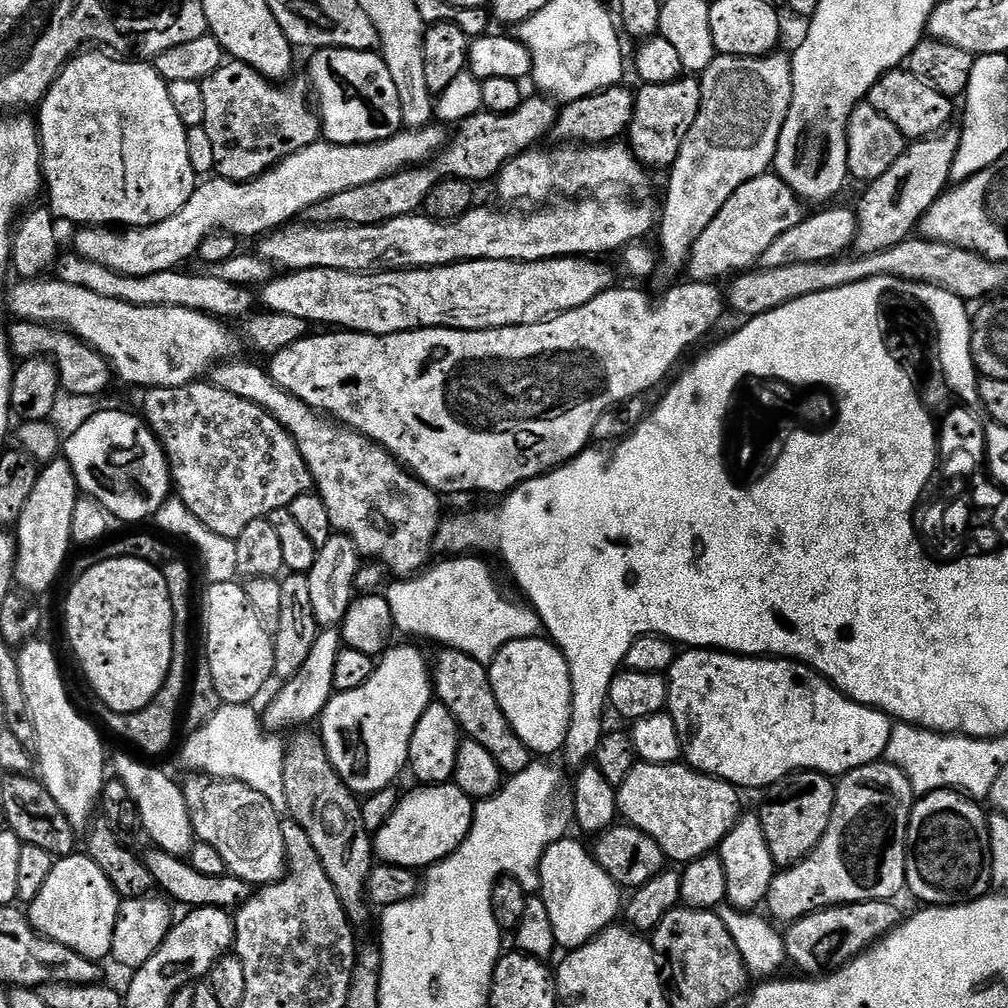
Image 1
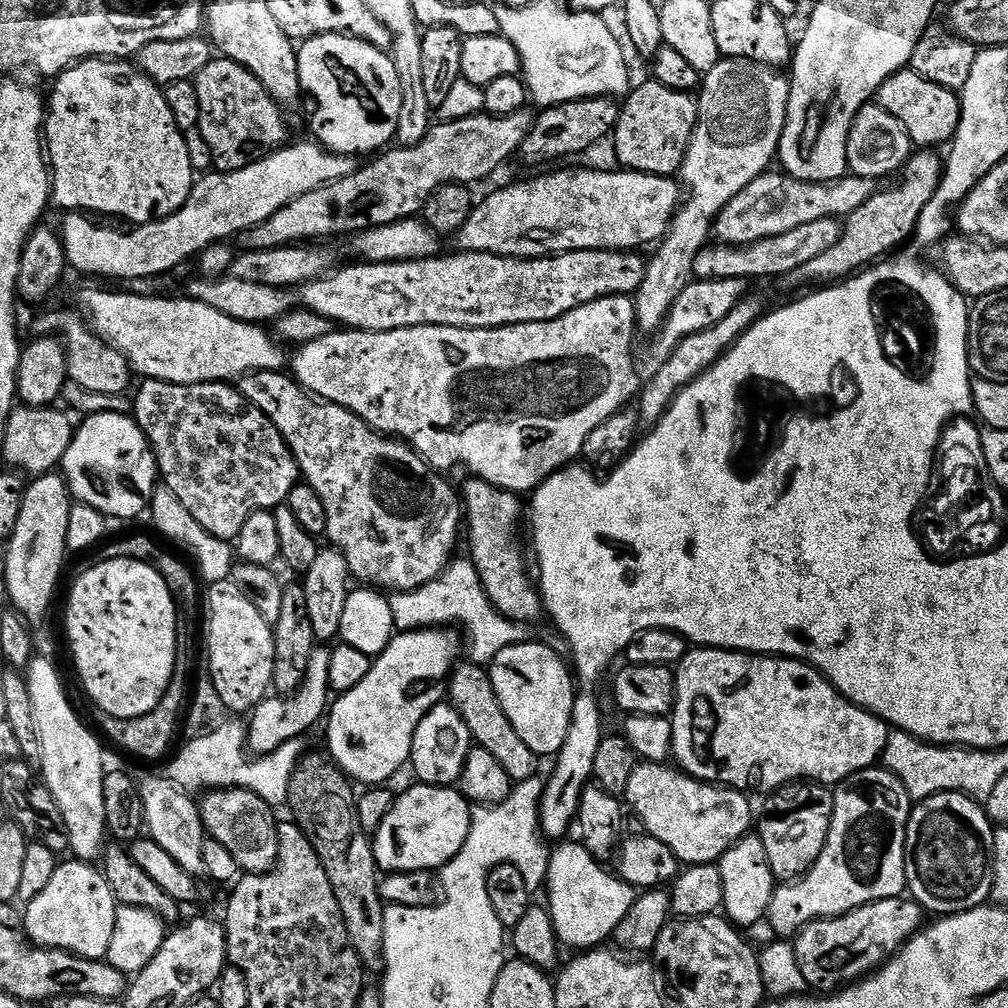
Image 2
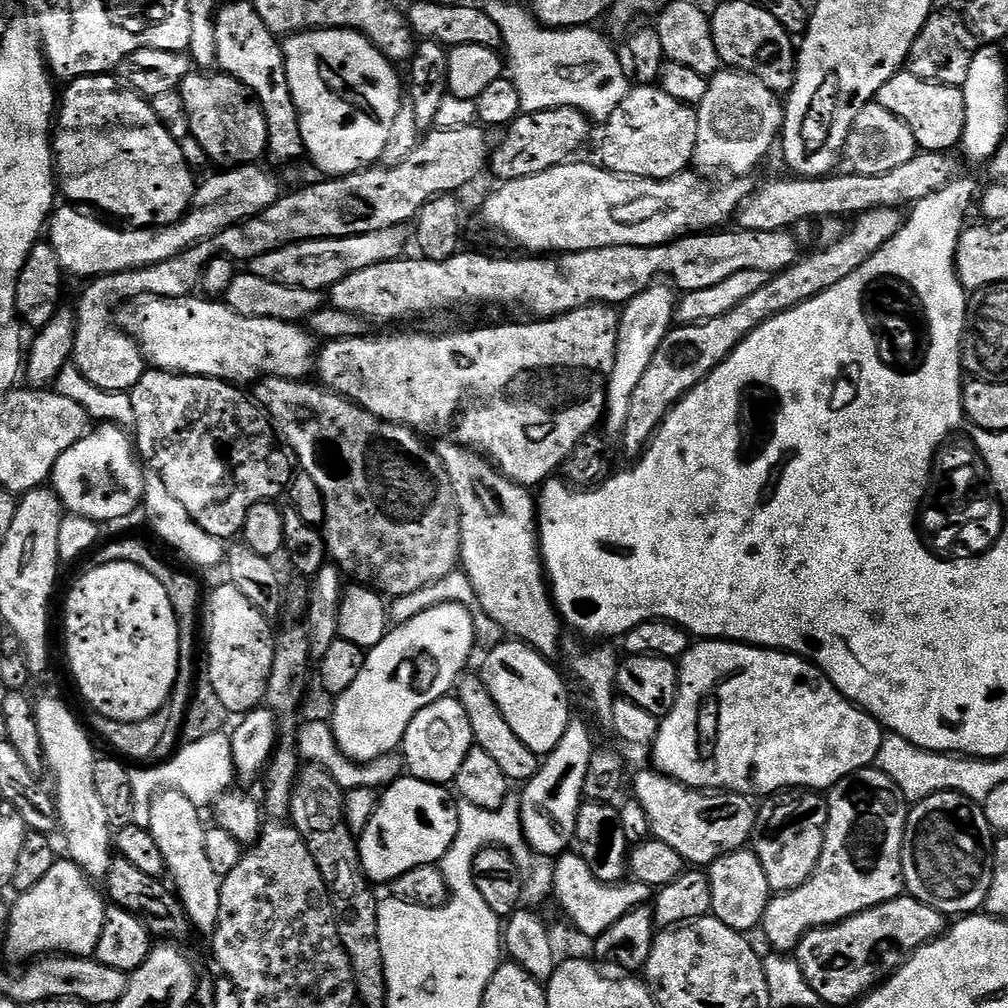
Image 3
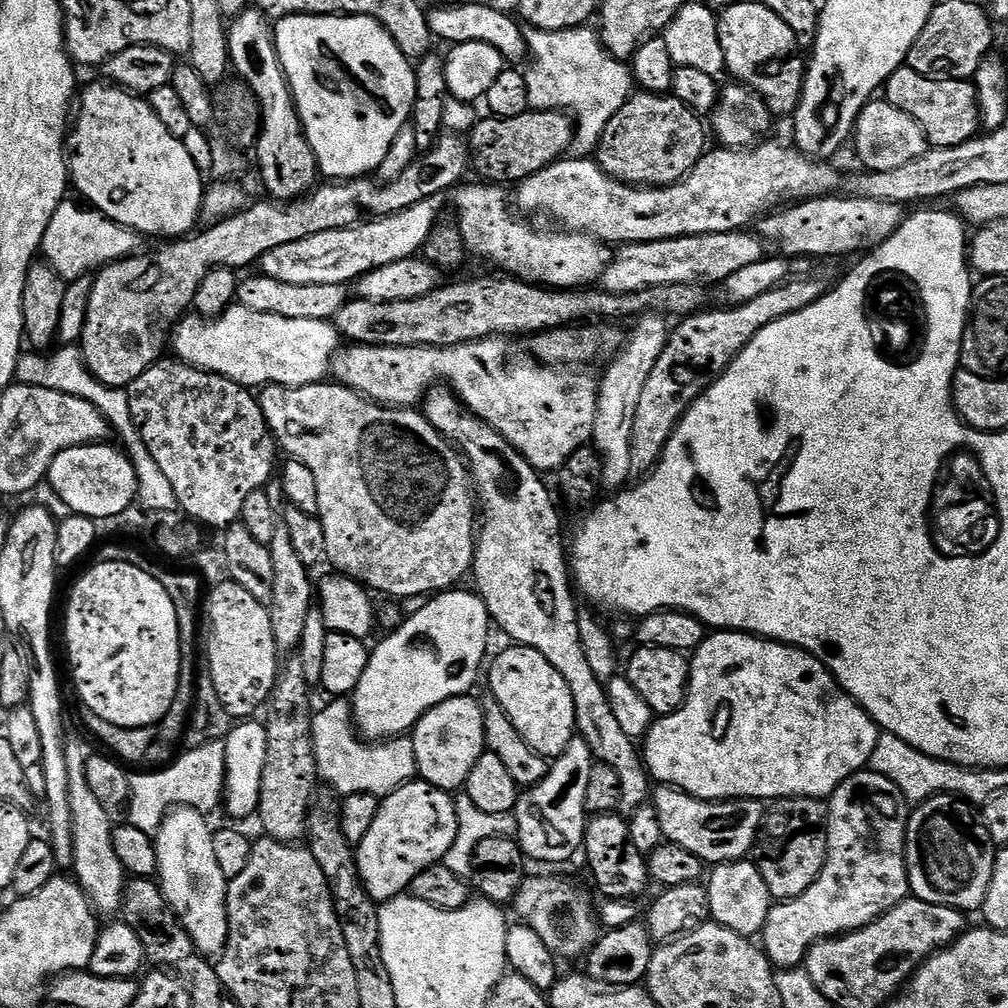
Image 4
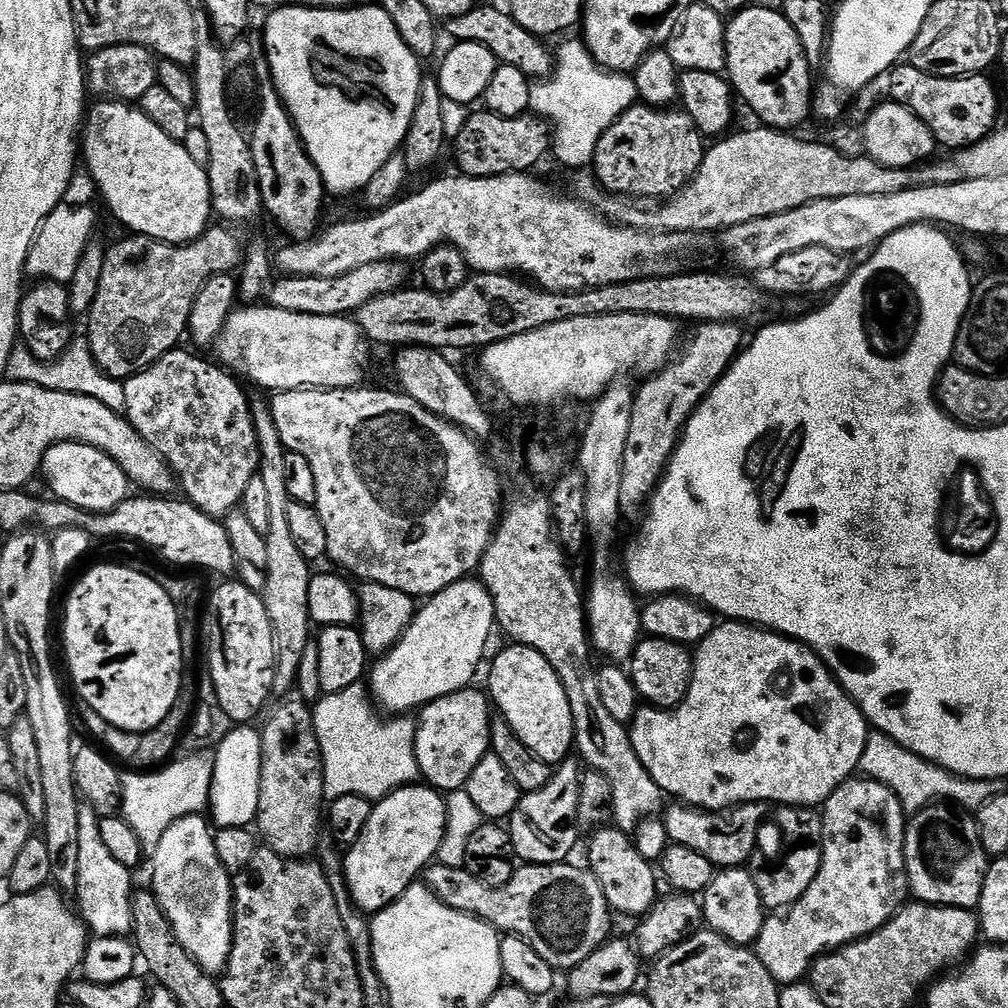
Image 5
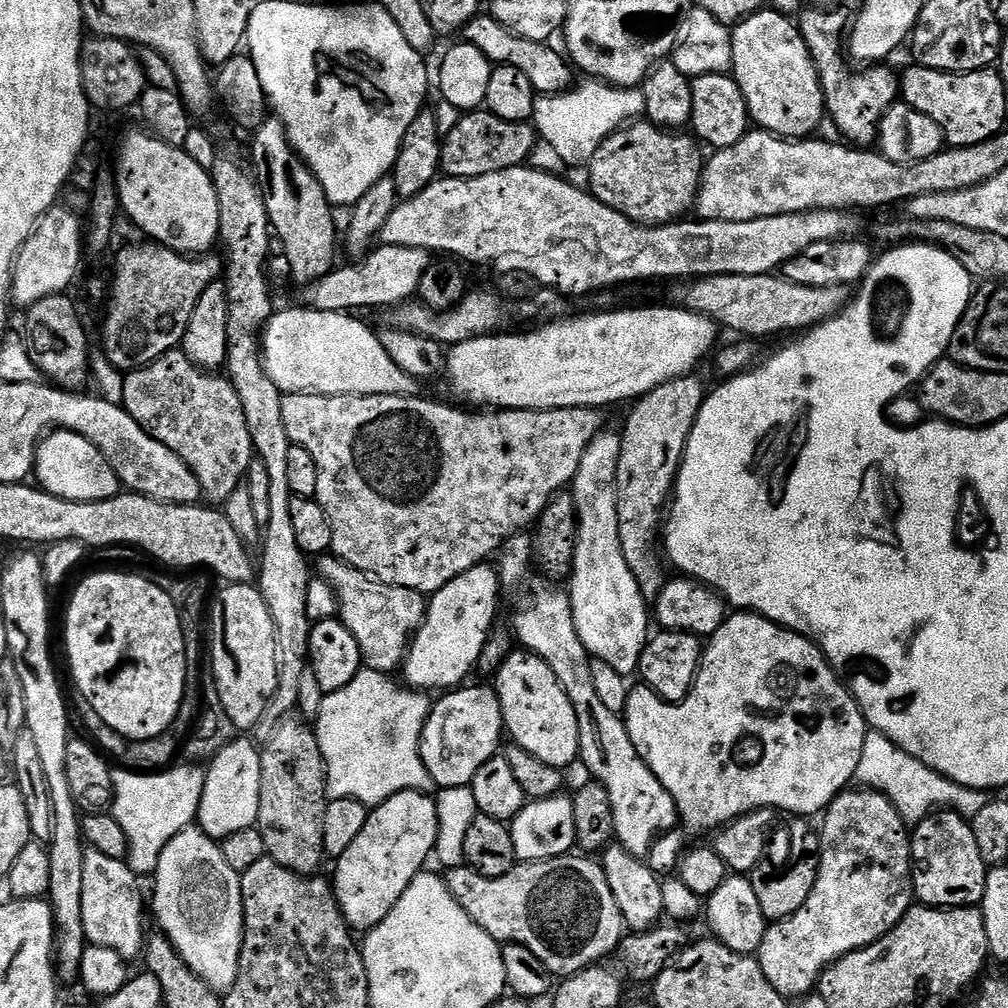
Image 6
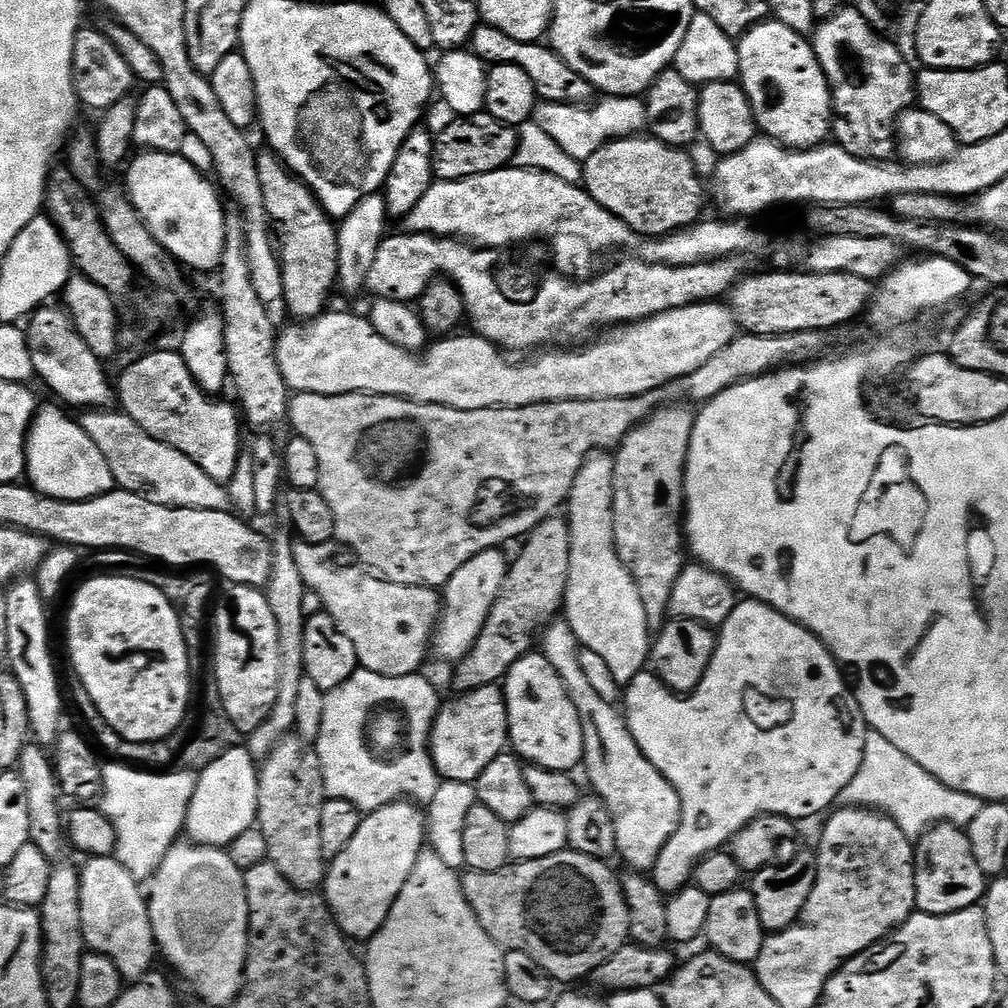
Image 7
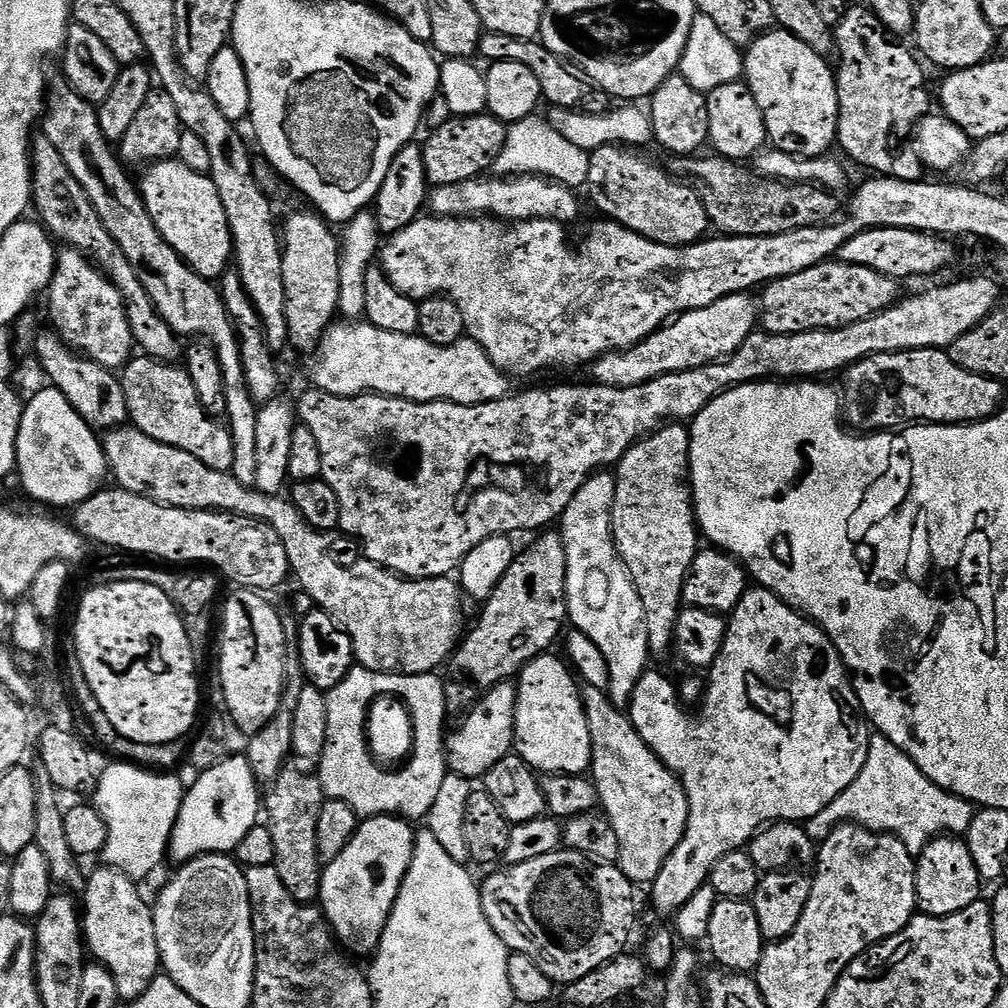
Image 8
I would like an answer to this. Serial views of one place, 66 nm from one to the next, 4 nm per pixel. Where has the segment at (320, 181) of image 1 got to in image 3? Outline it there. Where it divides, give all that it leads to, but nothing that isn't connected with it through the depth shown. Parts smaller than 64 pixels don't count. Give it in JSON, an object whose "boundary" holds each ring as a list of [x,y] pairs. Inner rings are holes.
{"boundary":[[[259,163],[237,166],[217,171],[220,172],[217,176],[212,176],[201,184],[199,181],[198,187],[192,193],[192,202],[188,206],[188,211],[174,224],[111,228],[110,225],[87,216],[84,213],[87,211],[79,207],[57,207],[50,217],[46,236],[58,254],[58,262],[69,277],[95,278],[154,266],[158,262],[166,262],[182,254],[190,246],[214,238],[222,230],[246,218],[258,215],[262,210],[266,210],[266,206],[280,199],[282,187],[280,188],[279,182],[266,169],[260,167],[264,166]]]}

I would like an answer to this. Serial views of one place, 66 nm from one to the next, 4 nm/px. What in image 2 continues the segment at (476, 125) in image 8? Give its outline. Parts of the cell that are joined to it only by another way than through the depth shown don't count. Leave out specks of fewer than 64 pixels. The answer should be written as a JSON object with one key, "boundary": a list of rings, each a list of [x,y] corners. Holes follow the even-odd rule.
{"boundary":[[[592,96],[589,100],[571,100],[565,104],[553,104],[535,117],[532,129],[526,134],[522,157],[528,164],[548,164],[551,160],[564,160],[576,156],[599,140],[606,141],[613,135],[619,120],[621,105],[606,96]]]}

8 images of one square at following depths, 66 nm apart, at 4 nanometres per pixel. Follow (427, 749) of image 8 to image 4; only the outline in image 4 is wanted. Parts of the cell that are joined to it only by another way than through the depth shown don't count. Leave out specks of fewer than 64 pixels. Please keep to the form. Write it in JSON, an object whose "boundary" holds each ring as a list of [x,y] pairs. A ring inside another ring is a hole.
{"boundary":[[[336,698],[324,708],[324,712],[317,711],[312,718],[312,737],[316,751],[316,765],[320,771],[320,780],[337,797],[343,798],[350,794],[374,794],[378,797],[388,796],[395,788],[400,788],[417,775],[414,746],[408,738],[389,738],[383,742],[369,742],[358,735],[358,728],[354,723],[352,705],[347,699]]]}

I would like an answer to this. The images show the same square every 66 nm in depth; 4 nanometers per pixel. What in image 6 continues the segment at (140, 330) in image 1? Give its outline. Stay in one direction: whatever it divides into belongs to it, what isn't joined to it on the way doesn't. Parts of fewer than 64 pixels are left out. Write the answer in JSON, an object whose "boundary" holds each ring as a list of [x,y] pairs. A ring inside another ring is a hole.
{"boundary":[[[299,306],[300,308],[288,308],[285,312],[277,311],[268,319],[268,325],[262,333],[262,351],[264,353],[264,369],[266,374],[270,374],[270,382],[274,382],[274,386],[278,386],[281,394],[291,394],[294,392],[305,392],[311,396],[414,396],[418,392],[418,381],[410,374],[406,374],[406,370],[402,370],[402,366],[398,366],[398,362],[394,362],[394,358],[390,358],[390,354],[386,354],[386,350],[382,346],[379,335],[375,331],[371,332],[366,325],[360,320],[355,320],[355,315],[348,312],[320,312],[317,308],[307,306]]]}

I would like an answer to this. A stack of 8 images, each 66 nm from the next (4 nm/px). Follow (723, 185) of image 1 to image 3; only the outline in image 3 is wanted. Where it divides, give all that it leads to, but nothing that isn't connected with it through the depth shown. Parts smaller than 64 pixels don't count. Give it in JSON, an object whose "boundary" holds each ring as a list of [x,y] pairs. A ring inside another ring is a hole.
{"boundary":[[[721,70],[711,77],[708,81],[708,89],[706,90],[706,98],[702,98],[702,102],[696,108],[698,116],[698,142],[697,150],[695,154],[695,163],[699,165],[701,169],[712,170],[708,168],[733,168],[735,175],[740,178],[747,177],[748,171],[751,168],[756,168],[764,160],[764,155],[771,150],[772,147],[777,147],[778,137],[781,135],[784,126],[784,104],[781,97],[774,90],[770,90],[770,86],[766,86],[766,82],[762,82],[758,77],[750,75],[749,72],[743,70]],[[664,282],[652,284],[623,305],[620,318],[620,338],[616,344],[616,361],[612,377],[608,380],[606,424],[608,420],[610,431],[616,432],[616,434],[623,433],[626,422],[630,418],[634,390],[638,390],[638,382],[642,382],[642,374],[646,374],[646,366],[650,366],[650,362],[656,351],[662,346],[666,334],[672,331],[677,316],[677,293]]]}

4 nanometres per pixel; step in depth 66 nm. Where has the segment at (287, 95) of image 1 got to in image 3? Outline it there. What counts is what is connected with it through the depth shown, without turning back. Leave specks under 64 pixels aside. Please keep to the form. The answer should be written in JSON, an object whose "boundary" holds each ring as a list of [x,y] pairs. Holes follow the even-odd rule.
{"boundary":[[[193,70],[180,83],[178,91],[188,104],[188,131],[200,143],[209,161],[213,160],[220,164],[216,166],[229,169],[265,159],[268,151],[268,122],[264,107],[238,78],[219,70]]]}

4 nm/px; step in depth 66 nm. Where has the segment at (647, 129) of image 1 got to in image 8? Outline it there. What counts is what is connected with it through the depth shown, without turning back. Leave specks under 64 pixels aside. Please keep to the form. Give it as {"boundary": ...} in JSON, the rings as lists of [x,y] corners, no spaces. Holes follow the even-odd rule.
{"boundary":[[[617,146],[600,147],[589,155],[590,174],[587,189],[597,208],[609,219],[623,224],[656,244],[671,248],[699,243],[710,228],[710,221],[698,194],[681,184],[664,169],[635,151]]]}

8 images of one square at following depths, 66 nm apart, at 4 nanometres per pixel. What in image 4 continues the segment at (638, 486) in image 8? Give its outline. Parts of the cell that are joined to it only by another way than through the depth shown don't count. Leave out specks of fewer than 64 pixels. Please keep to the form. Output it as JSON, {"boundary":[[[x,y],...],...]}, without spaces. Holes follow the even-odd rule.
{"boundary":[[[789,278],[774,290],[750,298],[750,302],[735,306],[723,306],[713,312],[701,310],[683,317],[680,324],[671,329],[662,354],[642,386],[642,399],[638,401],[638,414],[634,414],[634,434],[630,438],[630,462],[633,473],[647,474],[656,467],[668,439],[688,412],[688,407],[721,376],[736,355],[756,337],[767,324],[778,322],[798,310],[806,310],[826,291],[826,285],[813,278]]]}

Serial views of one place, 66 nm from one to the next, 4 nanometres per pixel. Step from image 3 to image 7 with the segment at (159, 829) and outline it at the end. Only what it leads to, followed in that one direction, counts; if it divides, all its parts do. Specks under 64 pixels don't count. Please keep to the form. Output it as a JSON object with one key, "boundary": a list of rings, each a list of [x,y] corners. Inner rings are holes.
{"boundary":[[[177,842],[156,871],[152,886],[148,913],[162,956],[188,979],[189,986],[206,1003],[235,1005],[240,991],[244,989],[244,967],[248,964],[248,903],[244,872],[234,866],[224,848]]]}

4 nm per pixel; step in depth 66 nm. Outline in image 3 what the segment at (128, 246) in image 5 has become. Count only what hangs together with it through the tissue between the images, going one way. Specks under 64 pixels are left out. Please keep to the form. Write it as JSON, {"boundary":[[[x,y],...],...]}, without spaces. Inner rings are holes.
{"boundary":[[[479,123],[467,124],[466,126],[454,126],[453,128],[437,128],[433,127],[431,131],[427,133],[420,140],[416,149],[410,154],[408,158],[400,165],[383,167],[383,166],[369,166],[360,169],[359,172],[351,172],[345,176],[334,176],[331,178],[320,178],[317,184],[308,184],[305,188],[300,188],[297,192],[285,191],[281,195],[280,199],[275,200],[270,206],[266,206],[266,210],[262,210],[256,216],[246,218],[242,222],[238,222],[234,226],[230,226],[226,230],[222,230],[214,238],[204,240],[201,244],[195,244],[190,246],[182,254],[178,254],[174,258],[170,258],[166,262],[158,262],[154,266],[146,266],[145,268],[135,268],[134,270],[126,270],[125,272],[115,272],[109,276],[98,276],[91,281],[92,284],[84,293],[80,296],[80,305],[75,305],[74,311],[76,313],[76,341],[74,342],[74,350],[72,351],[71,363],[76,365],[76,369],[79,370],[86,378],[87,382],[90,382],[91,386],[96,386],[98,390],[106,392],[125,392],[130,393],[132,387],[143,378],[146,371],[146,361],[144,353],[140,351],[139,346],[136,345],[135,340],[131,336],[127,336],[124,333],[124,329],[120,327],[118,323],[117,313],[114,311],[119,309],[121,305],[129,300],[135,300],[141,296],[158,296],[161,298],[175,298],[177,296],[190,296],[193,295],[199,289],[200,279],[204,273],[204,267],[216,256],[227,256],[230,260],[237,262],[247,262],[254,258],[262,258],[262,254],[270,254],[270,250],[278,250],[282,246],[290,246],[291,244],[297,244],[298,242],[306,242],[307,240],[325,240],[326,238],[346,238],[347,236],[357,236],[358,234],[368,234],[374,230],[384,230],[386,228],[395,228],[406,224],[406,220],[413,221],[416,217],[419,217],[421,210],[426,206],[426,202],[430,202],[436,196],[446,196],[449,194],[459,193],[459,188],[464,188],[467,184],[472,184],[476,179],[479,178],[490,164],[490,157],[494,151],[493,141],[488,141],[487,127],[481,126]]]}

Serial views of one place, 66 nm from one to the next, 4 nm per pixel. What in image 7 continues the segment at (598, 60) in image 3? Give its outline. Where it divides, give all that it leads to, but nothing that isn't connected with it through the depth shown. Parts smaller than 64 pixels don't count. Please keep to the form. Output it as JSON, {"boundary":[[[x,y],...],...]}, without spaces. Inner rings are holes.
{"boundary":[[[609,96],[597,99],[587,106],[583,104],[550,104],[540,102],[536,105],[534,122],[570,154],[570,158],[581,162],[590,158],[596,150],[608,141],[632,137],[645,131],[648,110],[645,101],[638,96]]]}

